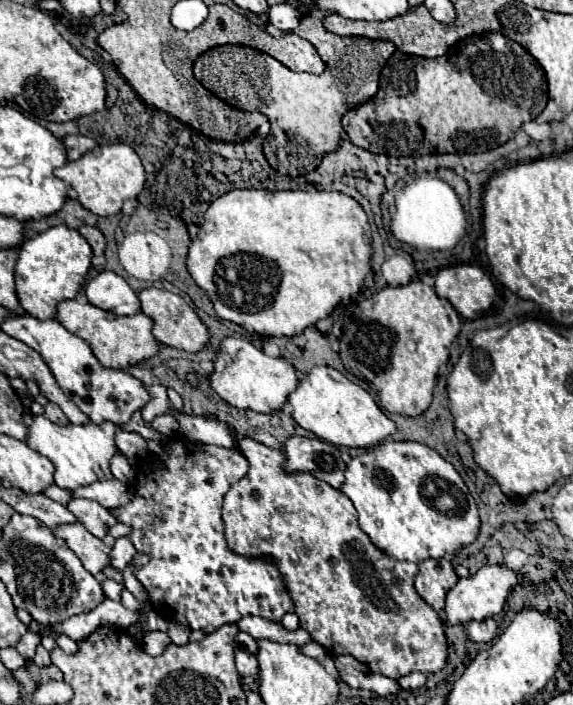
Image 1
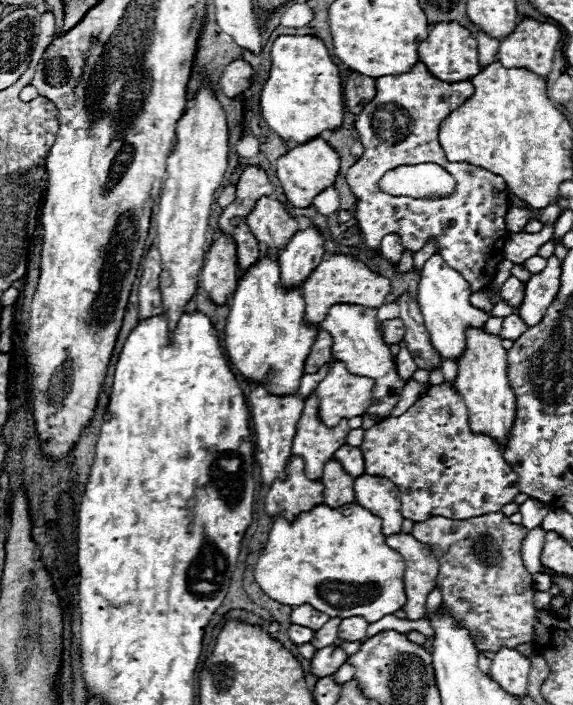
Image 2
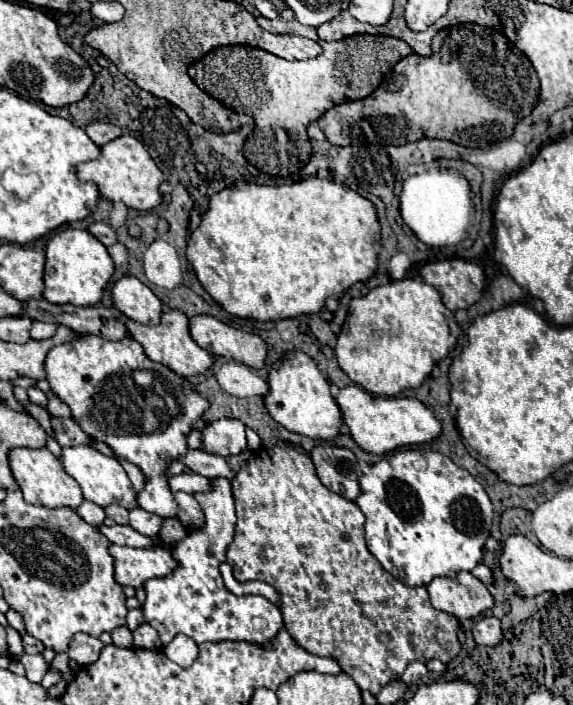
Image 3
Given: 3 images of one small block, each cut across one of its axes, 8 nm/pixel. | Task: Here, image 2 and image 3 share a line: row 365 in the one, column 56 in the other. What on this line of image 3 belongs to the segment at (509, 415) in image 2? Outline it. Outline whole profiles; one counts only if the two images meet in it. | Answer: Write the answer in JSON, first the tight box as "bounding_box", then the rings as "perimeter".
{"bounding_box":[10,448,84,508],"perimeter":[[[12,448],[10,450],[10,470],[24,494],[24,500],[30,504],[38,504],[46,508],[62,508],[62,506],[78,508],[84,500],[78,482],[64,472],[60,460],[48,448],[38,448],[38,450]]]}

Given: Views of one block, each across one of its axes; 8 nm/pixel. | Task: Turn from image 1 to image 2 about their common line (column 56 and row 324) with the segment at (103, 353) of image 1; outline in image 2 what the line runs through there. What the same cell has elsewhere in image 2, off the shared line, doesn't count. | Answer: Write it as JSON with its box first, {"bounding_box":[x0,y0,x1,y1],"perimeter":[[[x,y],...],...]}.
{"bounding_box":[300,254,390,326],"perimeter":[[[332,254],[330,258],[326,258],[318,264],[318,268],[302,284],[300,292],[306,302],[306,314],[304,314],[306,322],[320,326],[320,322],[326,318],[328,310],[334,304],[358,304],[358,306],[366,306],[366,308],[380,308],[384,304],[384,298],[390,294],[390,280],[376,276],[362,262],[358,262],[350,256]]]}

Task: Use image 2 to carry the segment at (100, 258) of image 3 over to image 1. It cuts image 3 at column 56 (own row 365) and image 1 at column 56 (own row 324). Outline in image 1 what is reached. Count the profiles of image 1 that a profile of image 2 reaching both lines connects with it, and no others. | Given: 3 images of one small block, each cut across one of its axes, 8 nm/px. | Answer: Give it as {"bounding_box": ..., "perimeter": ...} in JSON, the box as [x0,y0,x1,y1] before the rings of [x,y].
{"bounding_box":[16,226,92,320],"perimeter":[[[52,226],[40,232],[36,238],[20,246],[20,256],[16,264],[16,292],[24,312],[38,320],[48,320],[56,316],[56,306],[62,300],[76,298],[86,282],[88,270],[92,266],[92,248],[86,238],[68,226]]]}

